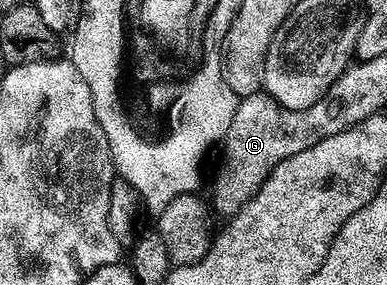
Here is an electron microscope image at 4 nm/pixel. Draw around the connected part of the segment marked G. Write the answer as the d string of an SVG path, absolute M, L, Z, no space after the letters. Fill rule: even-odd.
M266 92L239 99L237 108L233 110L233 120L229 123L229 132L225 136L227 159L220 164L219 171L215 174L216 211L219 209L223 214L235 216L251 201L251 197L263 187L279 165L297 156L297 148L301 146L301 142L279 134L273 126L273 120L277 116L277 103Z

